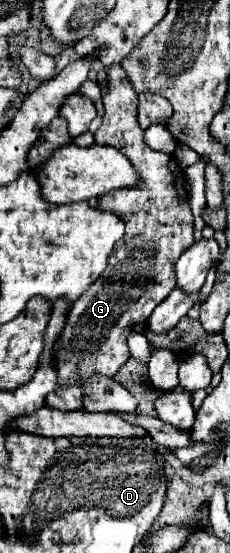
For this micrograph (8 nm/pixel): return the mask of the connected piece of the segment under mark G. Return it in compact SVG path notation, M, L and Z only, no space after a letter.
M114 65L114 67L108 69L108 87L102 91L102 97L104 97L106 113L104 113L102 125L94 133L94 143L96 145L110 145L110 147L116 147L118 151L122 151L128 157L128 161L134 165L134 169L138 171L140 181L138 181L136 187L116 189L116 191L110 191L108 195L100 197L98 209L118 215L126 223L126 235L122 237L122 241L118 241L118 247L110 255L108 267L104 269L102 277L94 285L90 285L90 289L68 311L64 331L58 337L58 341L54 345L54 353L52 353L54 367L56 367L56 373L58 373L58 387L74 385L74 383L78 383L86 377L96 375L96 373L104 375L104 377L114 377L116 375L116 371L130 357L130 351L128 351L128 345L126 345L128 333L132 331L134 325L146 323L146 319L150 317L154 307L170 295L170 291L176 285L176 281L174 281L174 263L194 243L194 237L192 237L194 219L192 219L192 209L186 201L184 171L180 169L178 161L172 155L154 151L142 141L144 131L140 129L140 125L136 121L138 93L134 91L132 83L128 81L122 65Z

